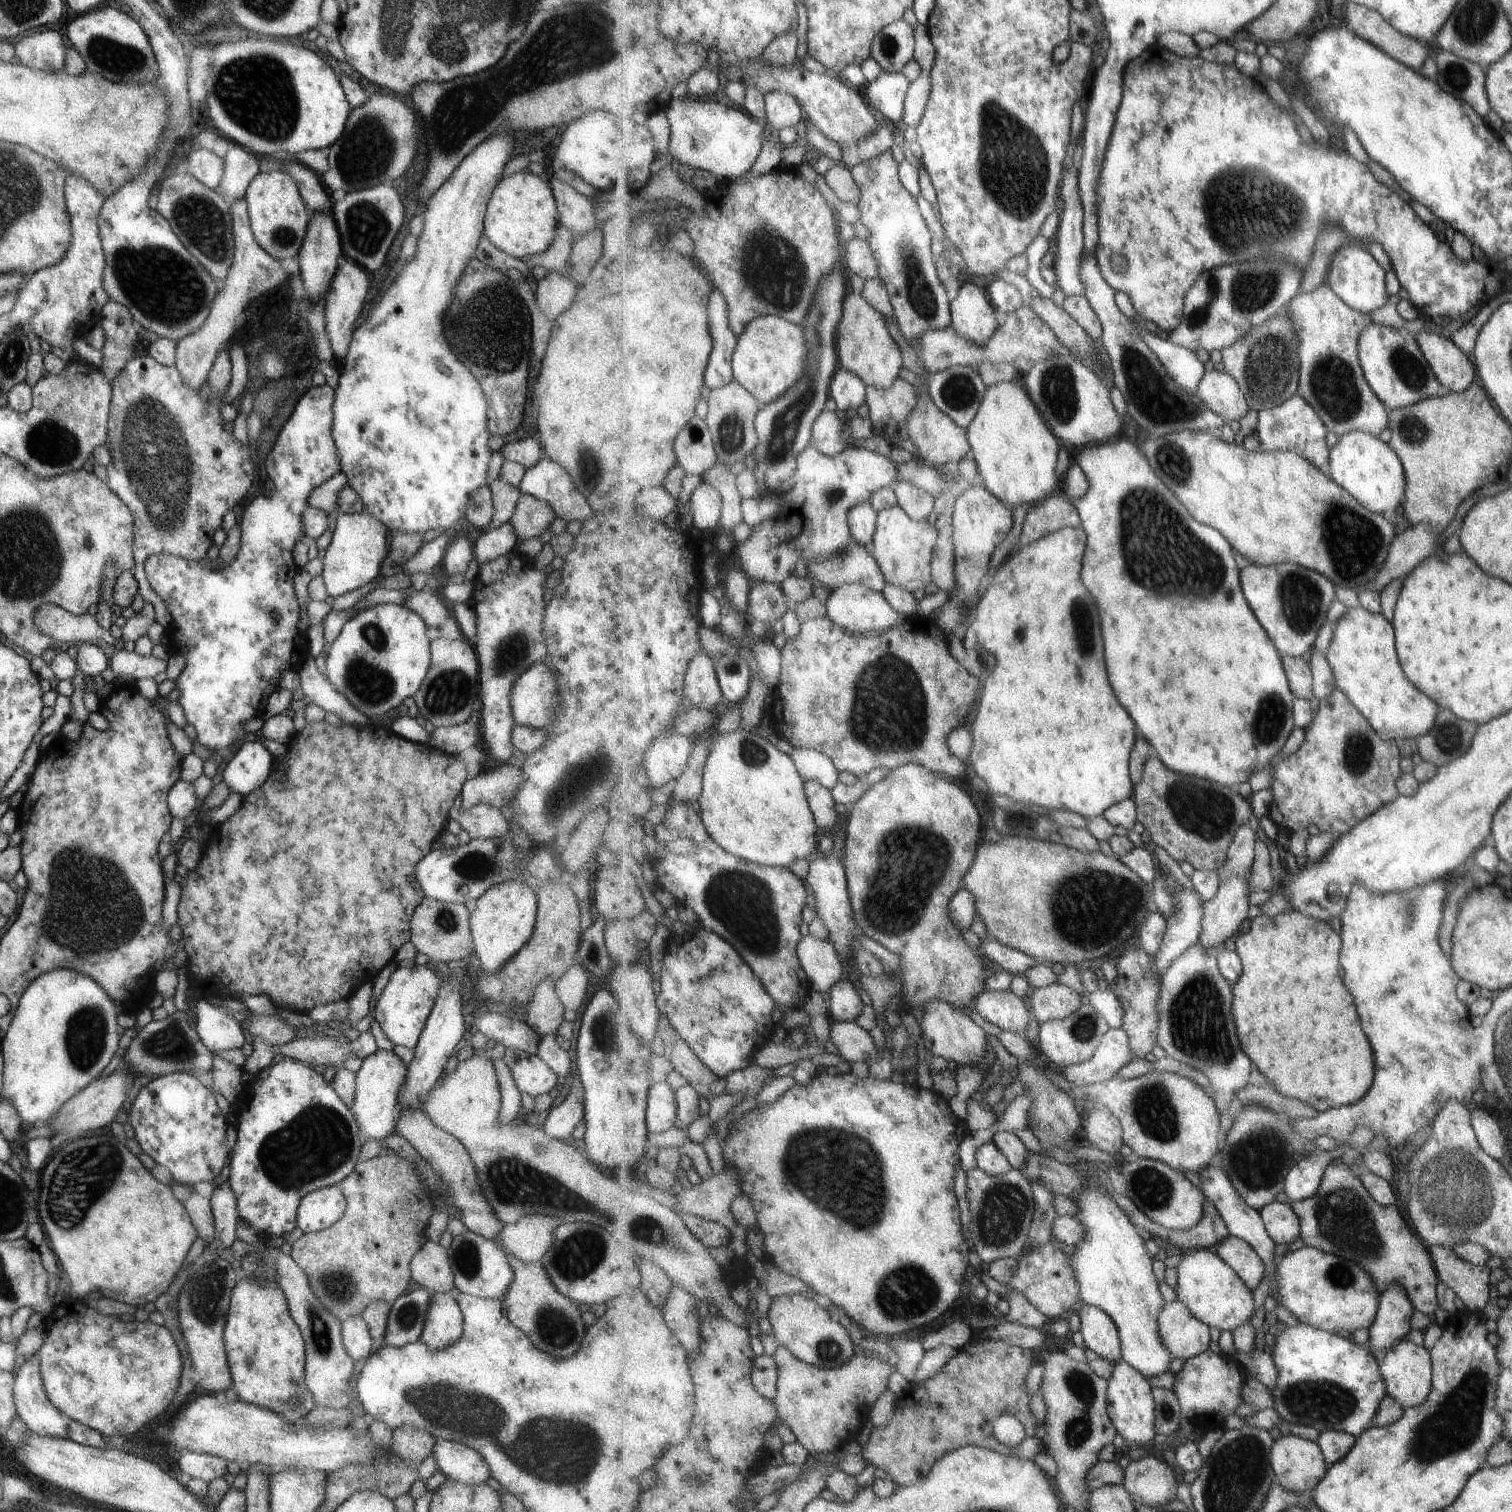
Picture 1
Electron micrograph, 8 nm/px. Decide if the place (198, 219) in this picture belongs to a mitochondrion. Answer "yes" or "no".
yes

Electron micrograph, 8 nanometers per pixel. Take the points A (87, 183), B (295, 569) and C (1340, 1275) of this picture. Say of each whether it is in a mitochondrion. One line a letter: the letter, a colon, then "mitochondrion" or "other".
A: other
B: other
C: mitochondrion

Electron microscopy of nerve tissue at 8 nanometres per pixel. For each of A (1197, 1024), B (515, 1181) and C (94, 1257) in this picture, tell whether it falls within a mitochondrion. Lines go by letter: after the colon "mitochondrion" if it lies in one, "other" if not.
A: mitochondrion
B: mitochondrion
C: other

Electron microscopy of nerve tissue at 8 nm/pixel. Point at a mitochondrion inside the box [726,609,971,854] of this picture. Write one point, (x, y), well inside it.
(890, 706)

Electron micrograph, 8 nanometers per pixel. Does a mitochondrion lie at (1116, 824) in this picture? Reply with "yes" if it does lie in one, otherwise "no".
no

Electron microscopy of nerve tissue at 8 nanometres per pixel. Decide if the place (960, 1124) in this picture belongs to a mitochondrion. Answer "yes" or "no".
no

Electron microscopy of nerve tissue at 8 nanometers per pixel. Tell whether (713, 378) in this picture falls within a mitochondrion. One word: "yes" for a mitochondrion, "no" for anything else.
no

